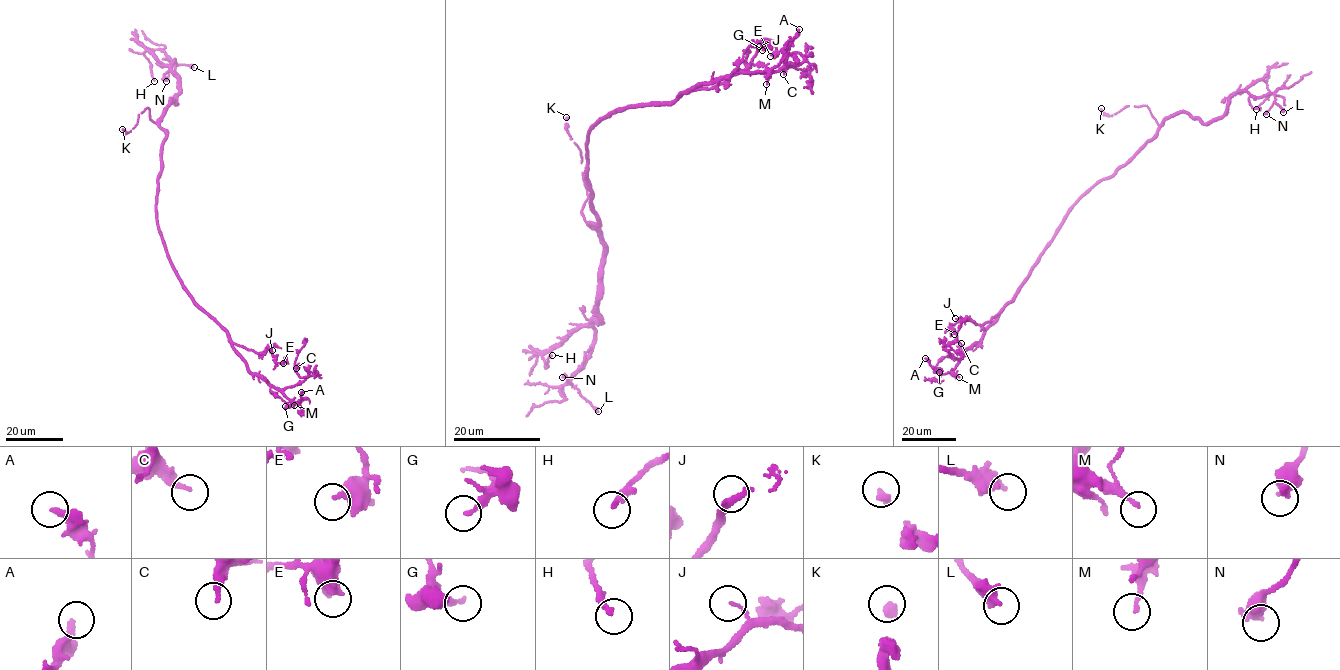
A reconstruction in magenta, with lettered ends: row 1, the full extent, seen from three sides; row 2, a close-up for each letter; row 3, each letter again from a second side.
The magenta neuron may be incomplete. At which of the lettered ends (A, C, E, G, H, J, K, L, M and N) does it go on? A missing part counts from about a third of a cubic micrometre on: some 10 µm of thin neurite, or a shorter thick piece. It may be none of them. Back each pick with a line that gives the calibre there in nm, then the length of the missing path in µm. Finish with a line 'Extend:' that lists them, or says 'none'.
K: Thickness 320 nm. Missing length about 5 µm
Extend: K

